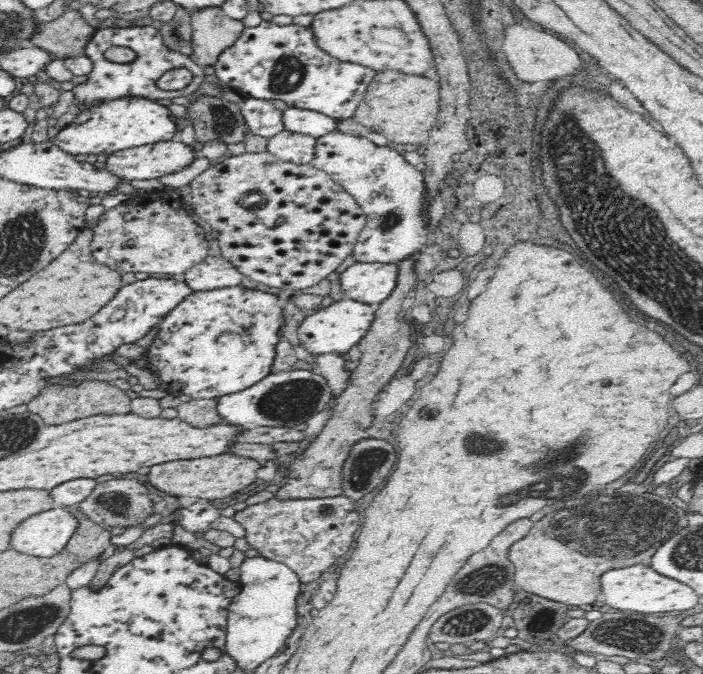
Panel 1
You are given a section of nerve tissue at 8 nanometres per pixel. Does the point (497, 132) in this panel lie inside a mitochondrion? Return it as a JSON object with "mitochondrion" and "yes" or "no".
{"mitochondrion":"no"}

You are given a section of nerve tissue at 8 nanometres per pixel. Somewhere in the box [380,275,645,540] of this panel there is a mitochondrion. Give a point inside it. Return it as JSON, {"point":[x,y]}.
{"point":[578,476]}

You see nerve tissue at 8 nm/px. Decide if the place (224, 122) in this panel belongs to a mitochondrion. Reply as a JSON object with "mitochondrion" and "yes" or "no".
{"mitochondrion":"yes"}

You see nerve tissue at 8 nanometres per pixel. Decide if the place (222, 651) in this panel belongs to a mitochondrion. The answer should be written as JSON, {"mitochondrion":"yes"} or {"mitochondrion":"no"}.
{"mitochondrion":"no"}

